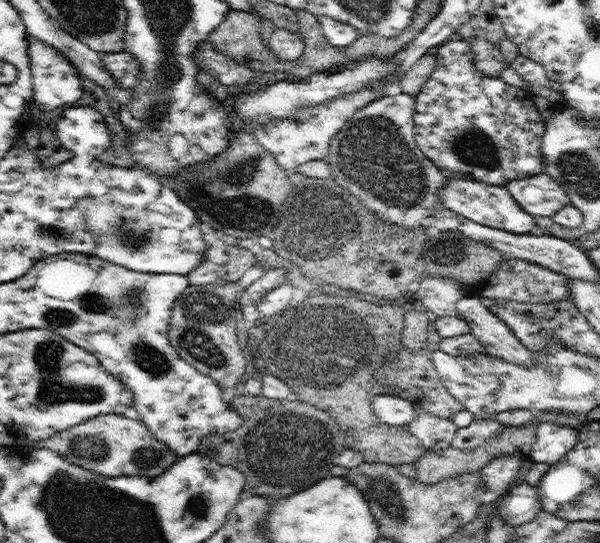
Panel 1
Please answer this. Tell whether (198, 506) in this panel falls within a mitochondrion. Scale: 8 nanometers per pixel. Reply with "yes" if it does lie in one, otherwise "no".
yes

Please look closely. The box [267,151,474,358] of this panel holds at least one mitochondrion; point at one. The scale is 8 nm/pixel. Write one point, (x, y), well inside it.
(321, 222)

